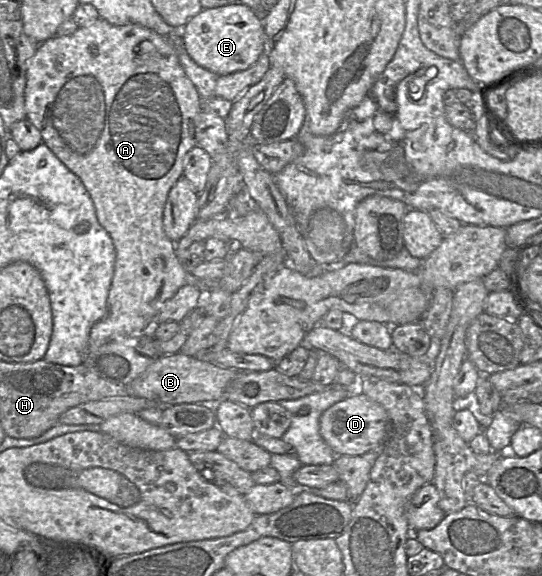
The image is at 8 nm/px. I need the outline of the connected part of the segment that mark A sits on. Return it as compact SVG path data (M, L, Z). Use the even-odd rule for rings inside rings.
M98 18L94 23L88 26L78 27L78 29L70 35L55 35L38 45L35 54L28 64L24 98L26 119L40 131L42 142L81 180L94 204L97 220L111 237L116 251L115 267L107 297L106 313L104 317L91 328L88 339L89 348L97 348L116 339L128 339L129 337L136 337L147 331L151 331L155 324L157 314L164 303L182 286L195 286L204 294L213 290L233 293L248 279L254 268L263 258L260 253L242 247L237 248L225 259L227 266L222 277L217 279L201 279L185 269L183 263L175 253L176 243L171 241L163 230L163 211L168 193L172 186L183 175L184 158L186 154L197 145L195 139L197 117L203 106L203 100L197 88L186 75L179 62L176 49L168 38L138 24L113 25L101 18Z

